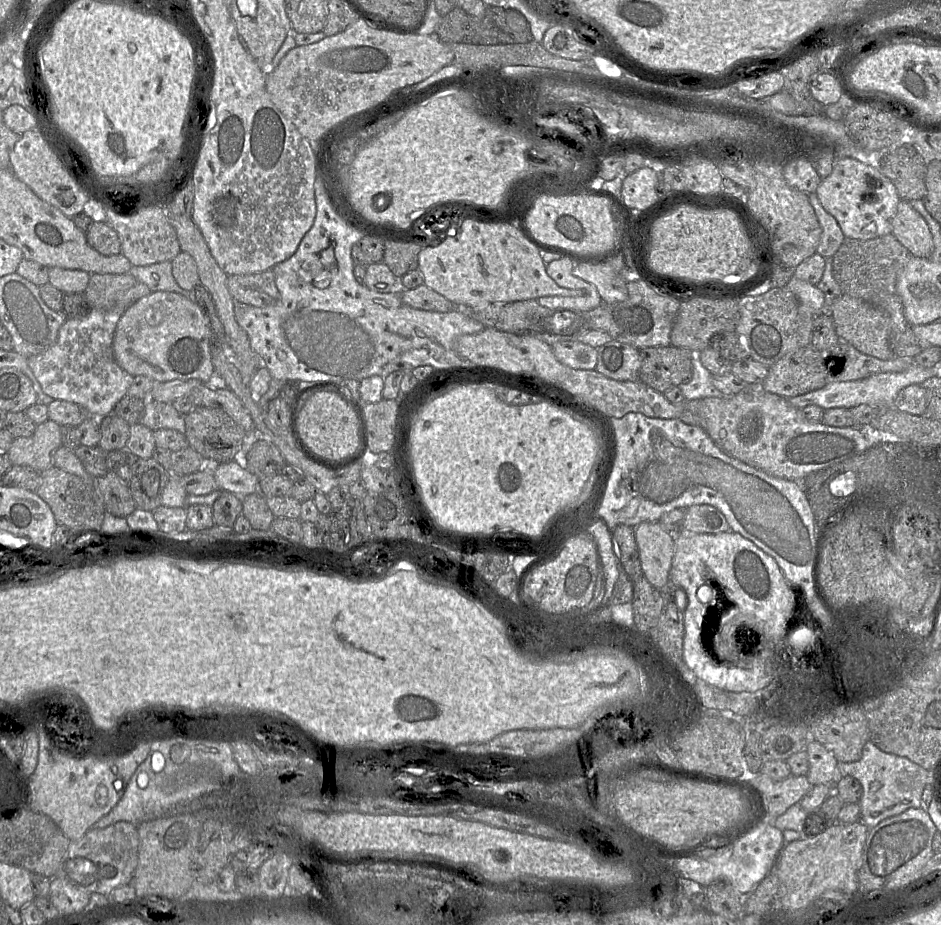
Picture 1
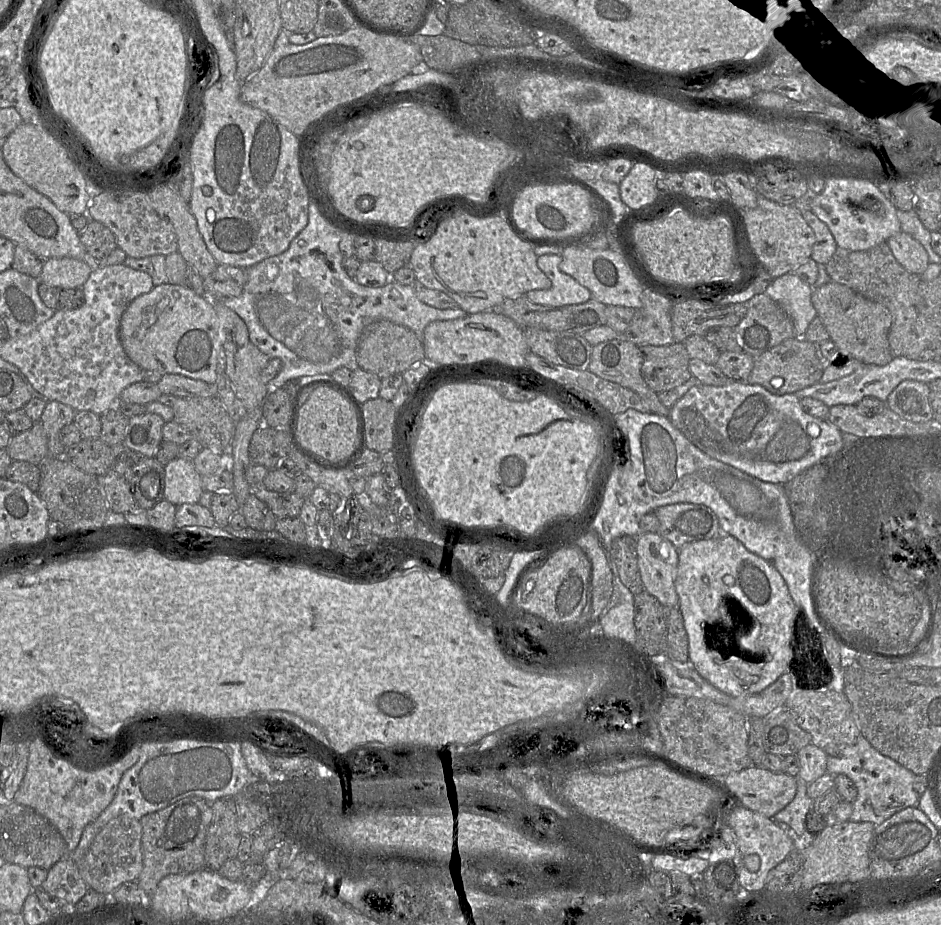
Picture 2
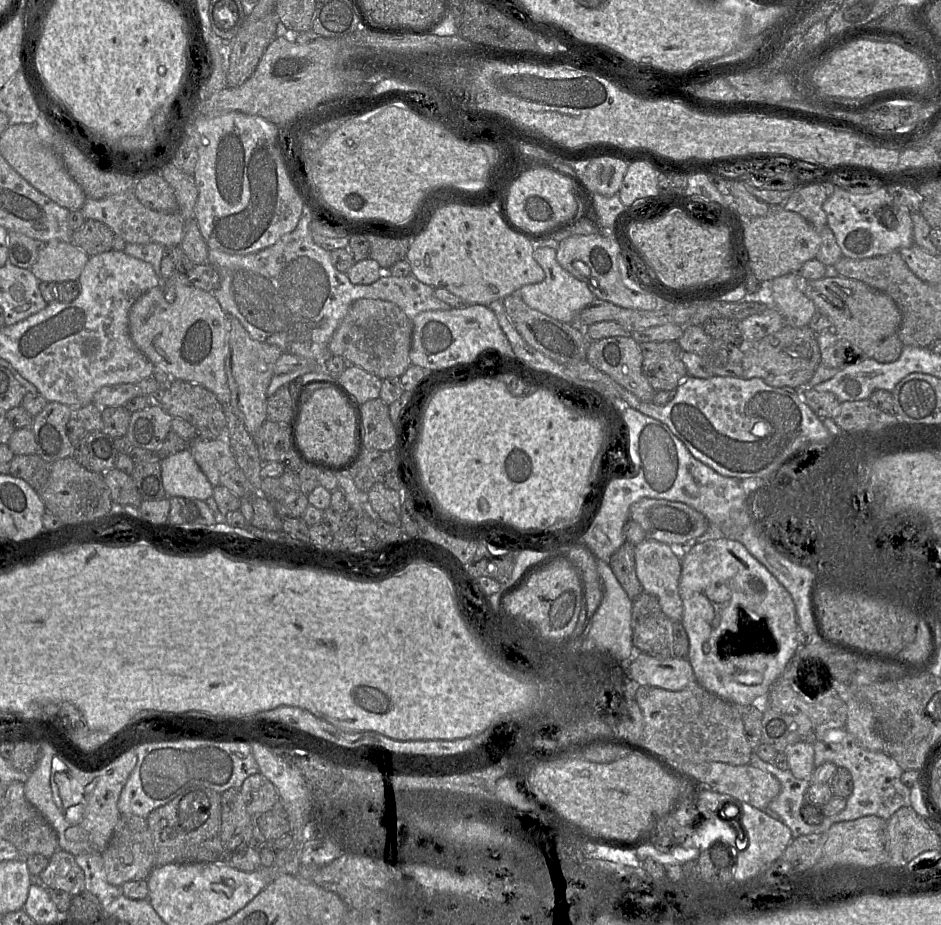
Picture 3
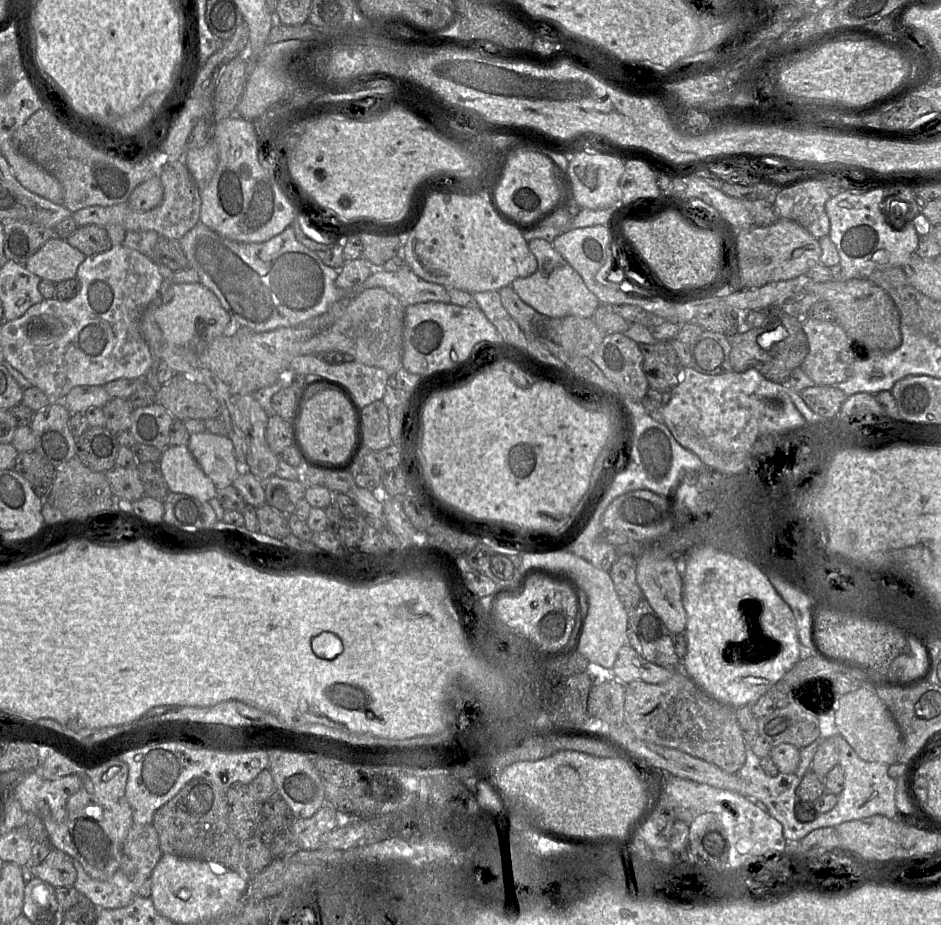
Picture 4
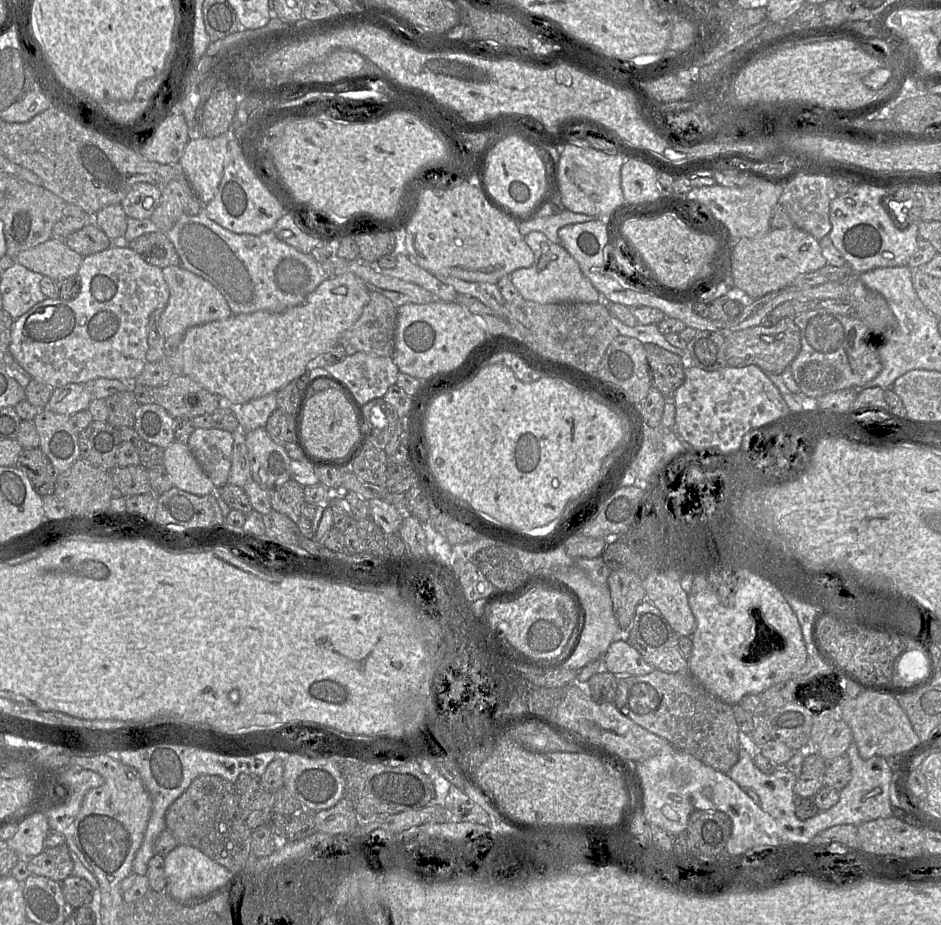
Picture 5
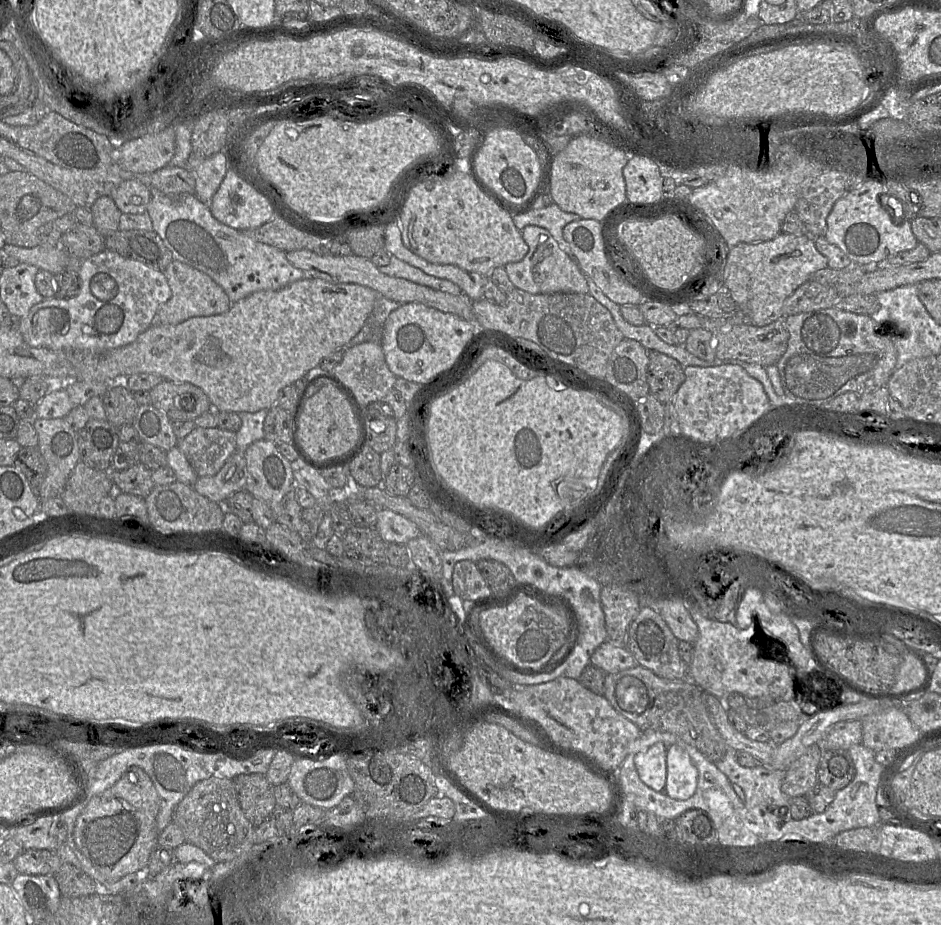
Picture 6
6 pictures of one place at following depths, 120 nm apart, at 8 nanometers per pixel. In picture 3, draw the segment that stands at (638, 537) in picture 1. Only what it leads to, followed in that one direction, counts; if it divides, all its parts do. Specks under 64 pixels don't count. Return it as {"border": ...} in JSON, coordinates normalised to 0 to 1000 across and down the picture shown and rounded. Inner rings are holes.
{"border":[[[684,583],[675,589],[676,621],[685,641],[695,643],[706,664],[714,672],[724,672],[726,652],[722,643],[722,626],[724,622],[724,596],[708,587],[694,583]]]}

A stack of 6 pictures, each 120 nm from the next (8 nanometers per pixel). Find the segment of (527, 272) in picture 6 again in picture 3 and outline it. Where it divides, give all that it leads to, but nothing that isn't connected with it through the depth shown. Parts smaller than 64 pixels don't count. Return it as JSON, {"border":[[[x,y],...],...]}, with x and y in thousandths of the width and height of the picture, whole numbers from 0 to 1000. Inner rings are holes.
{"border":[[[584,267],[567,270],[566,278],[578,292],[579,302],[574,306],[557,308],[552,317],[563,333],[595,348],[612,351],[614,339],[632,323],[632,320],[623,306],[612,302],[595,288],[591,272],[592,270]]]}

